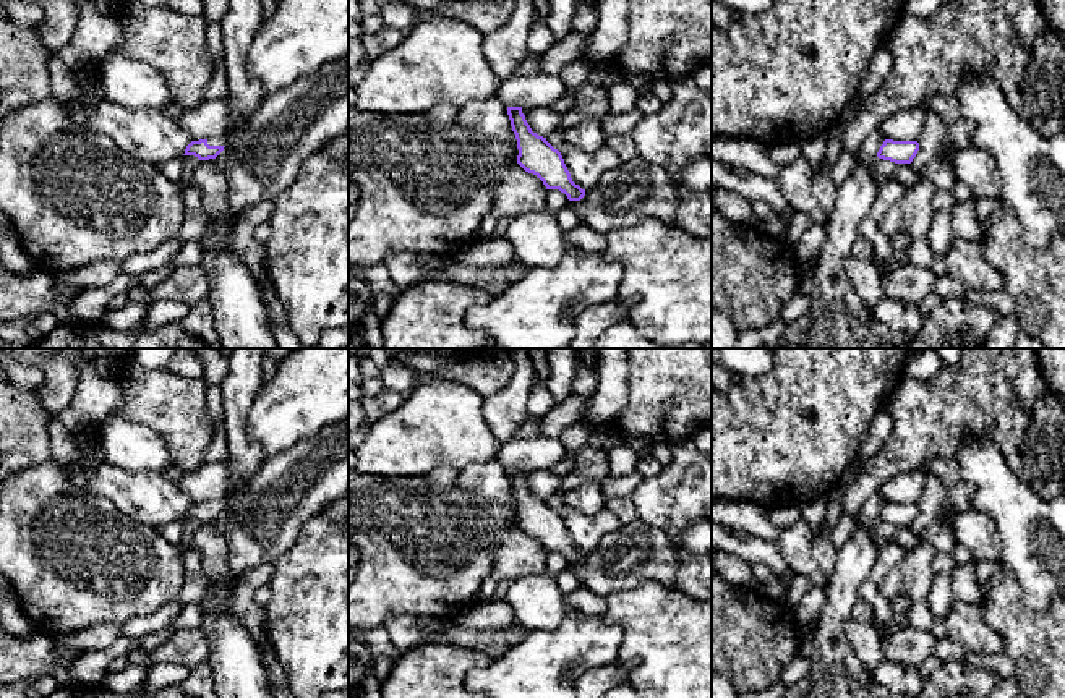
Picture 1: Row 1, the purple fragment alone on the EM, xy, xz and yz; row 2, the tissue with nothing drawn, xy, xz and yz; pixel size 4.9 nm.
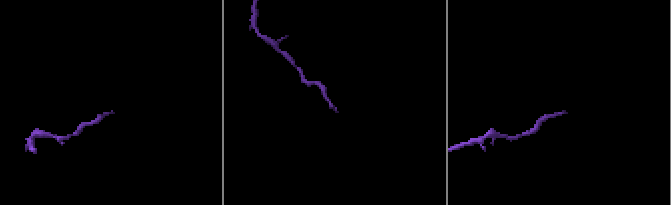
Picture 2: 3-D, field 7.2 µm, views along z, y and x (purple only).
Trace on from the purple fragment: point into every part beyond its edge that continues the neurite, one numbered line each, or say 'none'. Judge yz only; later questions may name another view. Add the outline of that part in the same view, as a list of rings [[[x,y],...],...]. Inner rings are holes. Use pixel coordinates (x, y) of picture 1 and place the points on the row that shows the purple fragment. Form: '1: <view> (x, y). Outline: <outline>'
none

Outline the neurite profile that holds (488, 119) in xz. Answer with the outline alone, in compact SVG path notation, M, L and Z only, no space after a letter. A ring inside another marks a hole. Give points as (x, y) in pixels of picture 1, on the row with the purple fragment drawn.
M496 97L465 104L459 109L454 121L481 138L503 141L512 151L512 159L517 160L517 139L511 126L507 107Z

